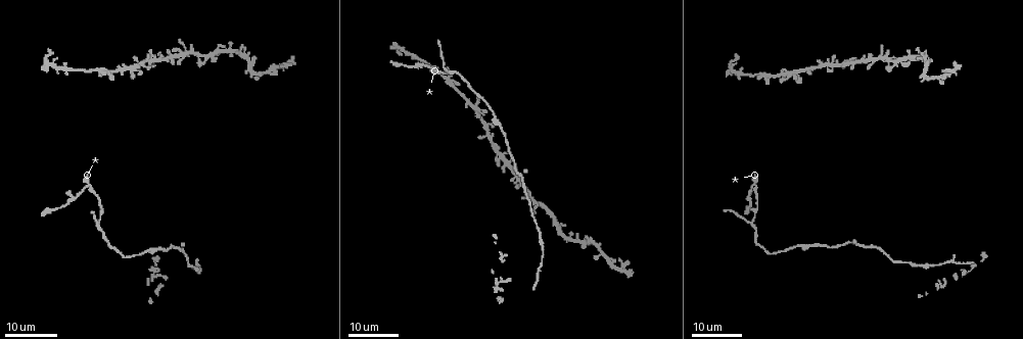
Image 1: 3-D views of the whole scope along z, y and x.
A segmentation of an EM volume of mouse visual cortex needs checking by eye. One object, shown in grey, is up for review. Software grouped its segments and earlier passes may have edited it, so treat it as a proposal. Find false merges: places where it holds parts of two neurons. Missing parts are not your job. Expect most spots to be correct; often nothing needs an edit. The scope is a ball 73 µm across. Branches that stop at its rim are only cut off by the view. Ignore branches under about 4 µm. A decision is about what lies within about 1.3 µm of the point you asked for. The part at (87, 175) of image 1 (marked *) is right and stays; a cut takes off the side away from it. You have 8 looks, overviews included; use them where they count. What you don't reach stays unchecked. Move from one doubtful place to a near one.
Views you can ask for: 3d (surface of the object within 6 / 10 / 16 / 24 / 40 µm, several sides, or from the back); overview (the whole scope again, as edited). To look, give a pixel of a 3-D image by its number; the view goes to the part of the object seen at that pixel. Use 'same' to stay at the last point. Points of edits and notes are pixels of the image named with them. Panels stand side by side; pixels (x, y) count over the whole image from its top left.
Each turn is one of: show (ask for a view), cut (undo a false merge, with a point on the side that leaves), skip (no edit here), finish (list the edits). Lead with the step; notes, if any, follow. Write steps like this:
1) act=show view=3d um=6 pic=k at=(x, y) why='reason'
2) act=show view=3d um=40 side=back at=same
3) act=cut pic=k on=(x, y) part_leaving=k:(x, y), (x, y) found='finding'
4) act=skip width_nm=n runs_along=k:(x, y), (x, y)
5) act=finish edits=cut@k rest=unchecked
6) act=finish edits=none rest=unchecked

act=show view=3d um=24 pic=1 at=(452, 85)

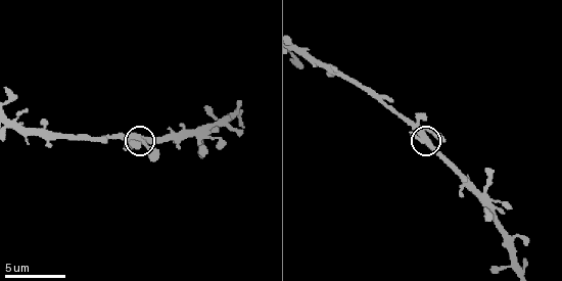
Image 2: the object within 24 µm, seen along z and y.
act=show view=3d um=10 pic=2 at=(426, 140)

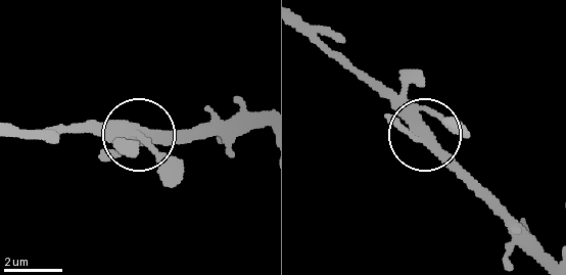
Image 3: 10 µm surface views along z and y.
act=skip found='all the same neuron'

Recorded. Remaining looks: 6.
act=show view=3d um=24 pic=1 at=(755, 186) why='thin arm on a thick one'

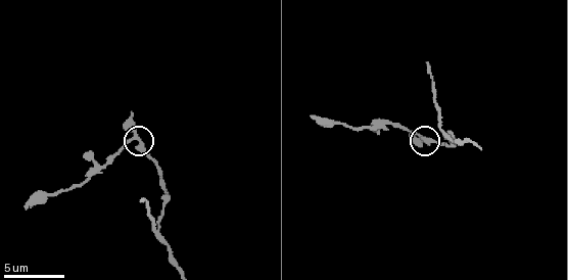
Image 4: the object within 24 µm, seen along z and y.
act=show view=3d um=10 pic=4 at=(134, 136)

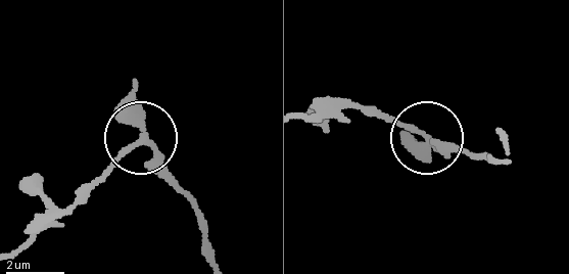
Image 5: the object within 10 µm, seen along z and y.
act=skip runs_along=5:(135, 86), (135, 142), (79, 198) found='all the same neuron'

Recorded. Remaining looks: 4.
act=show view=3d um=24 pic=1 at=(917, 264) why='thick turns thin'

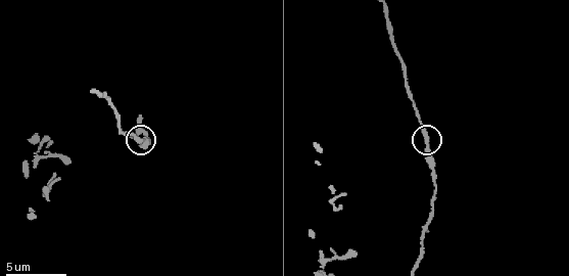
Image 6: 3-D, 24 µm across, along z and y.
act=show view=3d um=6 pic=6 at=(427, 138) why='closer look'

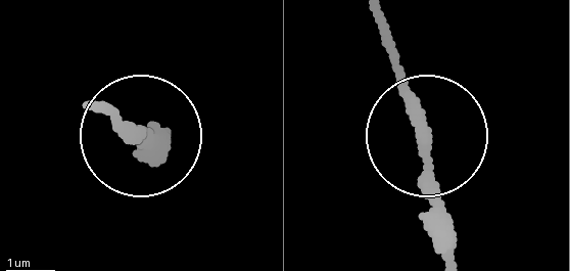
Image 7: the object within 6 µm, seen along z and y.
act=skip width_nm=270 runs_along=7:(373, 10), (422, 133), (442, 255) found='one neuron here'

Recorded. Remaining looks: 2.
act=show view=3d um=24 pic=1 at=(501, 125) why='sudden change in width'

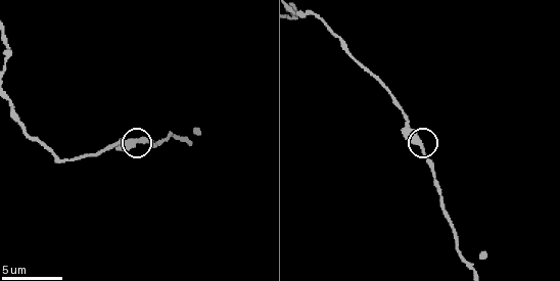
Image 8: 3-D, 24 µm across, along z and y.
act=show view=3d um=6 pic=8 at=(419, 142)

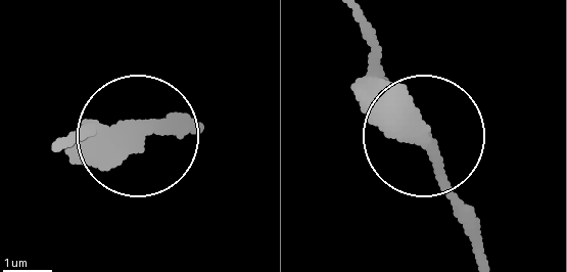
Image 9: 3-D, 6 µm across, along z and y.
act=skip width_nm=380 runs_along=9:(356, 15), (376, 89), (478, 231) found='one neuron here'

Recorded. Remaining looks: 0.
act=finish edits=none rest=unchecked

